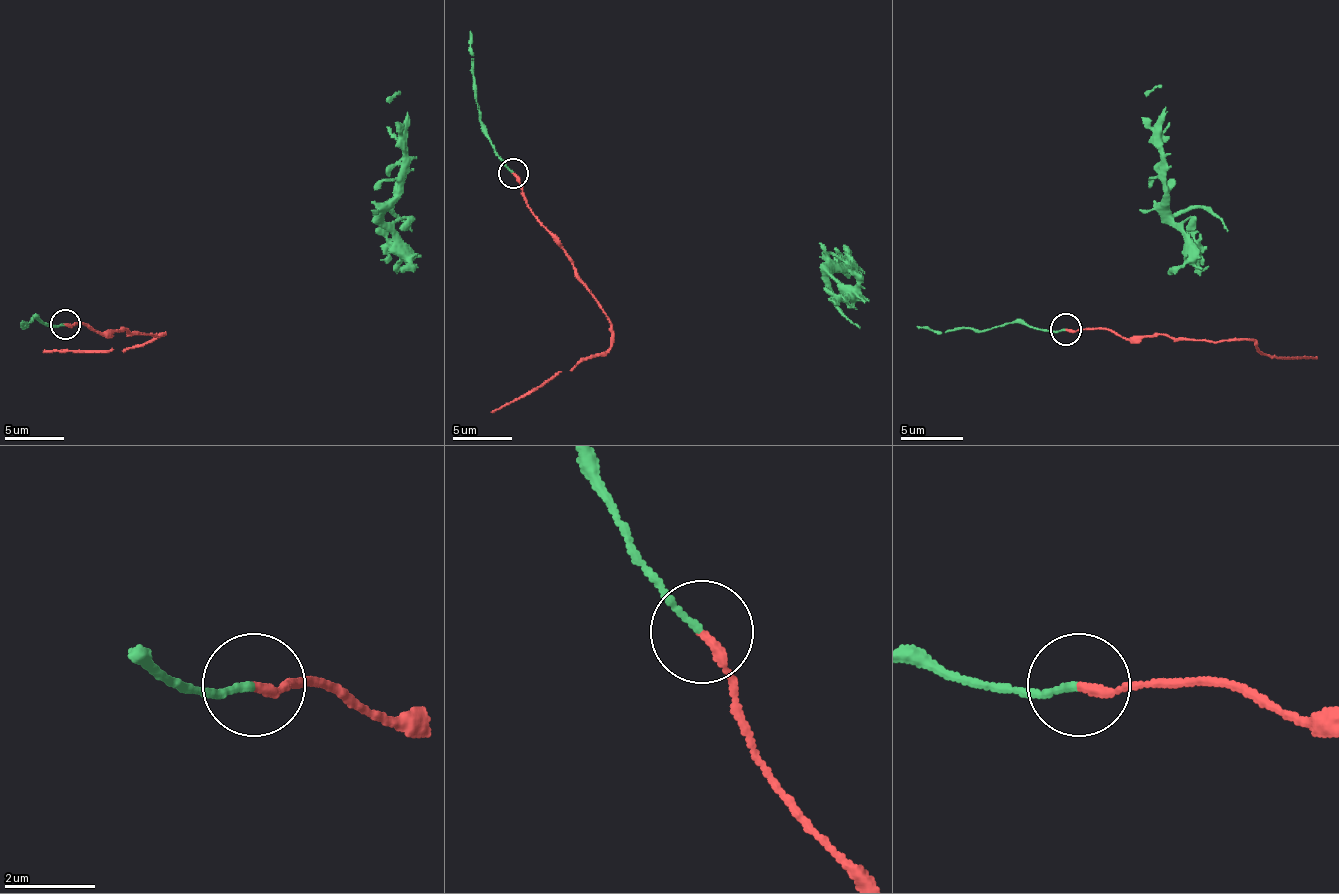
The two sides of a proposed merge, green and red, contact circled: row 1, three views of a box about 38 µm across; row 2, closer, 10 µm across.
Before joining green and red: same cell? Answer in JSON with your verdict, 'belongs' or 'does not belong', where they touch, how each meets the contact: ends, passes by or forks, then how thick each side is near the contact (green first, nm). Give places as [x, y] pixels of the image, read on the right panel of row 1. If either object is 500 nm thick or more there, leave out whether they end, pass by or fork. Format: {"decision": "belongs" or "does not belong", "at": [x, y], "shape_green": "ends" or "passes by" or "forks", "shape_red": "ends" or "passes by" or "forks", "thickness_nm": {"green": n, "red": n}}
{"decision": "belongs", "at": [1066, 329], "shape_green": "ends", "shape_red": "ends", "thickness_nm": {"green": 140, "red": 200}}

